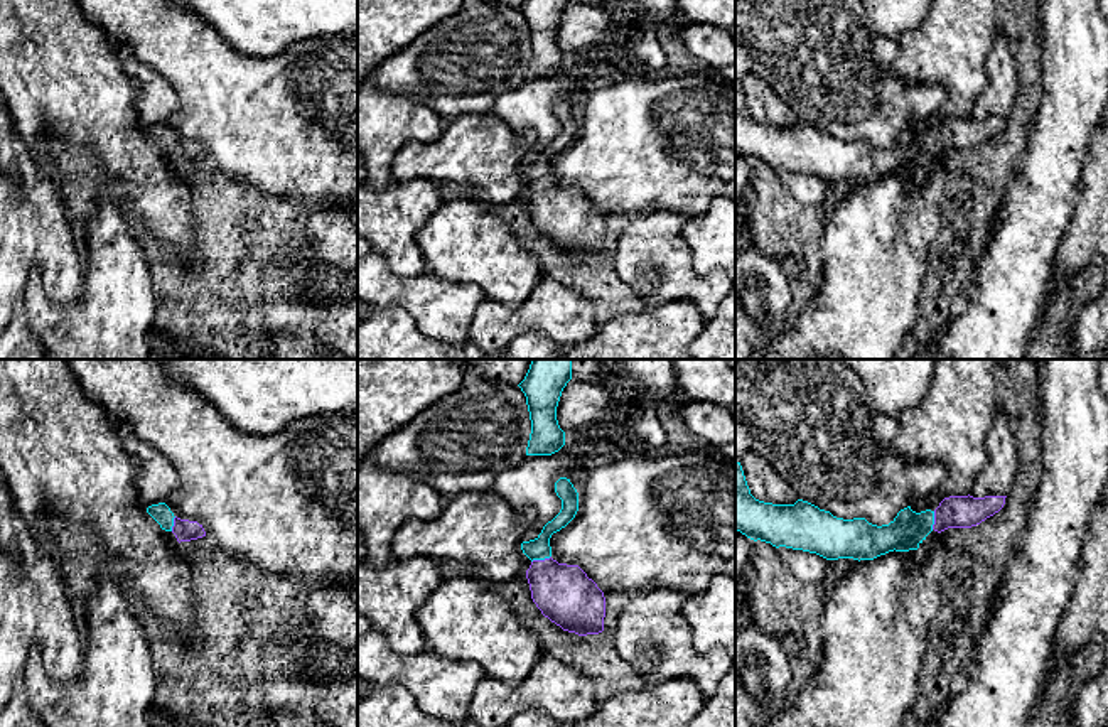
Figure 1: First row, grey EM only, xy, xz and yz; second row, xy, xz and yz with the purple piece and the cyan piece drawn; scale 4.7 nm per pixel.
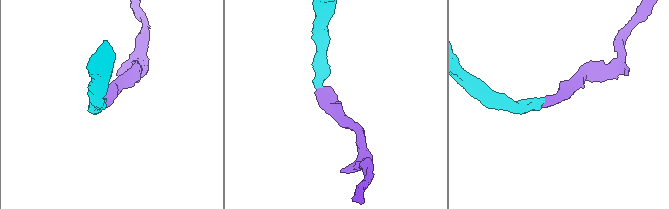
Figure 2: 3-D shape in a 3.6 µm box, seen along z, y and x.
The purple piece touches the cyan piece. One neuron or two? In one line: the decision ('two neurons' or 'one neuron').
one neuron

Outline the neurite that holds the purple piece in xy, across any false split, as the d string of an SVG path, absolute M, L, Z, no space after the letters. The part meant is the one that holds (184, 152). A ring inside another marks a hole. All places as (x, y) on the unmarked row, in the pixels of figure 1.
M165 125L148 128L147 135L160 147L162 152L172 153L179 165L206 159L202 147L177 140Z

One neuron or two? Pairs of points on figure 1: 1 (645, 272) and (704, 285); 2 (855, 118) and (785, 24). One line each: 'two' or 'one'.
1: one
2: one

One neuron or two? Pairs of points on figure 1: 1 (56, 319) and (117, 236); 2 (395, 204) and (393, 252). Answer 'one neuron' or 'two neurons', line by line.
1: one neuron
2: one neuron

